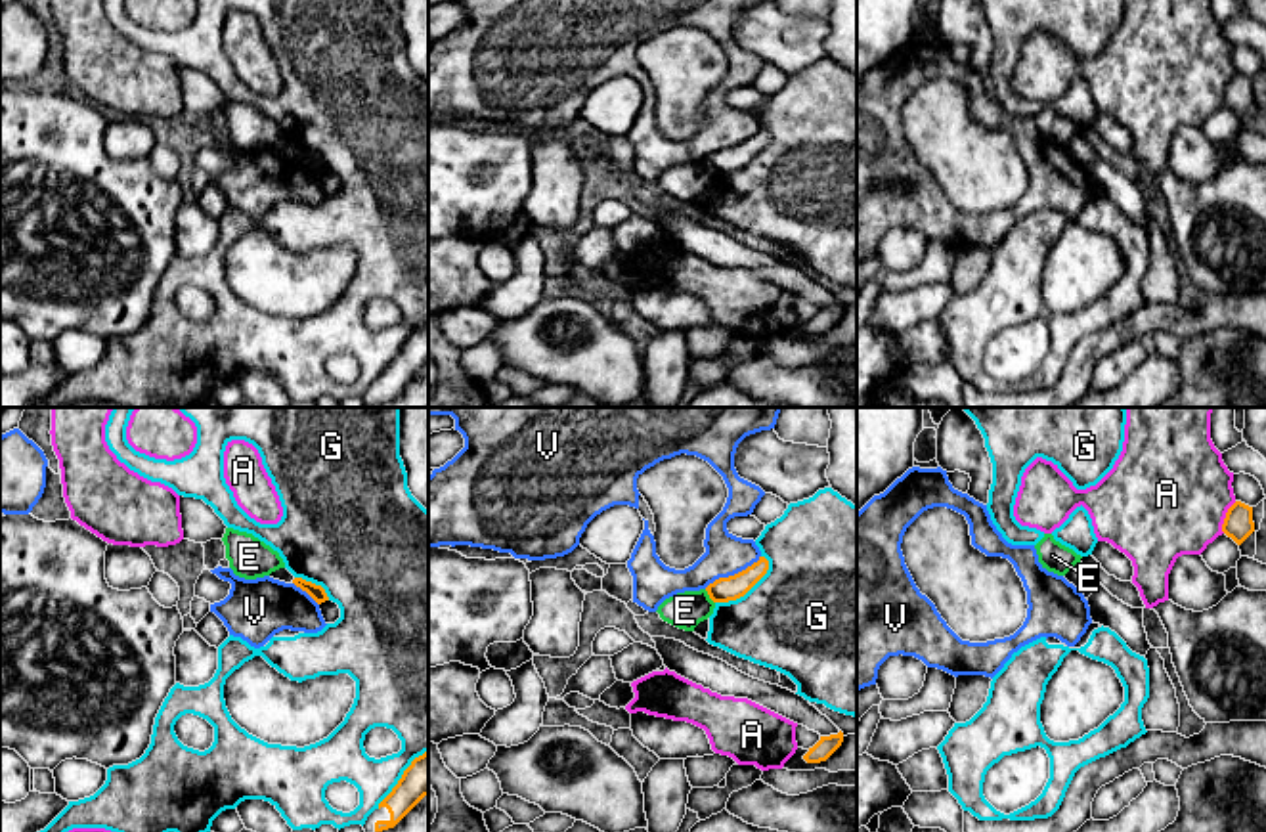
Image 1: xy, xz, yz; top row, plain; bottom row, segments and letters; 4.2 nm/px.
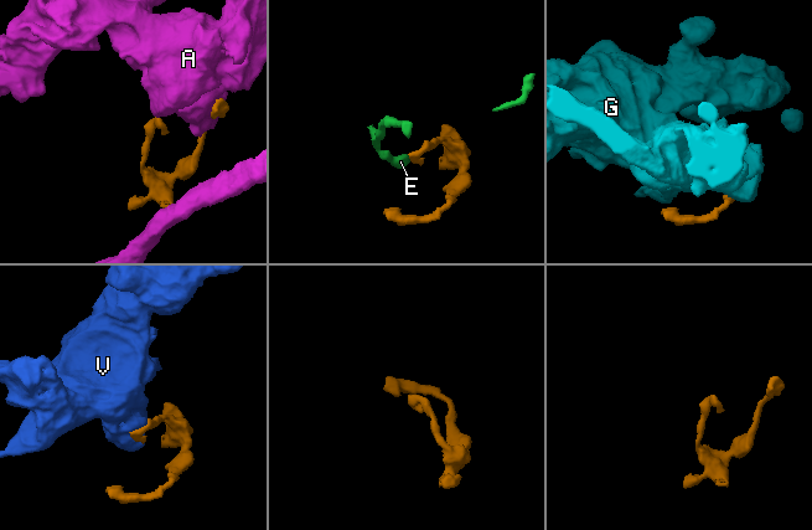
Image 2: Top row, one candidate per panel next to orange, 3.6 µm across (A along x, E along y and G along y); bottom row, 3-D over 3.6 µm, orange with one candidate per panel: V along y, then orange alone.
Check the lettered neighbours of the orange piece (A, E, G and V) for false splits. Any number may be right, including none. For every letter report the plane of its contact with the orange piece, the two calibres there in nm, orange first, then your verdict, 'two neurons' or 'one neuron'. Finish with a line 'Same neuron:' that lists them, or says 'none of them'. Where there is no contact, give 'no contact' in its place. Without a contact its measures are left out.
A: contact in yz; calibres 130 and 480 nm; two neurons
E: contact in xz; calibres 110 and 160 nm; two neurons
G: contact in xz; calibres 110 and 460 nm; two neurons
V: contact in xz; calibres 110 and 180 nm; two neurons
Same neuron: none of them

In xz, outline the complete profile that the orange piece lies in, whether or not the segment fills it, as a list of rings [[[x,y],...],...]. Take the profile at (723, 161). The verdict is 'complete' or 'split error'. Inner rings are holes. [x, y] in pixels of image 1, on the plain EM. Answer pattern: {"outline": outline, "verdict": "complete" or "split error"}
{"outline": [[[759,128],[759,132],[746,142],[729,149],[715,151],[706,159],[706,163],[713,174],[736,172],[744,168],[767,145],[767,142],[769,132],[765,128]]], "verdict": "complete"}

